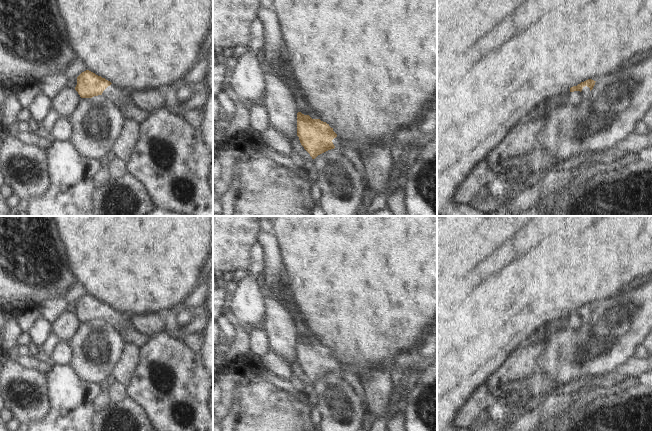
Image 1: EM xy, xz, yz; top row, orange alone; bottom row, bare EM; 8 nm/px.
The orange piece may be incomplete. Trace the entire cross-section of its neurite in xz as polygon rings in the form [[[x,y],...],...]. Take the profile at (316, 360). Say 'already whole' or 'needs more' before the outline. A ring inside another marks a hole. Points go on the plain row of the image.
needs more | [[[298,336],[297,360],[299,361],[301,369],[310,378],[312,383],[335,372],[343,377],[361,398],[364,398],[364,388],[361,384],[361,380],[352,370],[346,369],[339,363],[337,358],[333,355],[333,352],[326,346],[320,343],[312,343],[309,339]]]

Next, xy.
needs more | [[[89,294],[82,296],[77,301],[75,314],[81,322],[92,322],[94,320],[104,319],[119,331],[123,329],[126,323],[133,321],[131,316],[121,313]]]

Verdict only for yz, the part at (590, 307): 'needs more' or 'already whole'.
needs more

